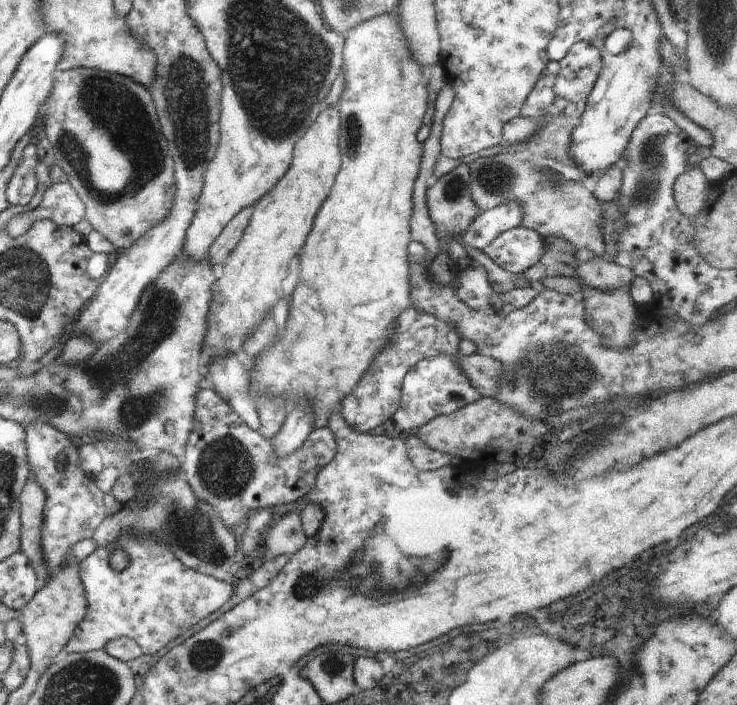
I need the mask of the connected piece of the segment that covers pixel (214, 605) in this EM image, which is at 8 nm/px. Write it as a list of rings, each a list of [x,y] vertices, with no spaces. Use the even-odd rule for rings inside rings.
[[[121,535],[112,545],[96,547],[92,554],[79,562],[79,575],[85,590],[87,611],[72,638],[63,648],[61,656],[103,649],[107,642],[120,637],[132,638],[143,650],[143,654],[155,653],[200,619],[214,611],[224,610],[223,604],[231,597],[234,585],[186,568],[159,539],[152,536],[140,538],[138,541],[130,535]],[[118,548],[126,551],[131,560],[128,569],[121,572],[114,570],[108,561],[110,554]]]

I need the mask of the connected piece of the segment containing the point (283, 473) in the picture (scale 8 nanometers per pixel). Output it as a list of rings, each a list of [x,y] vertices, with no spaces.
[[[205,386],[197,392],[193,427],[180,468],[193,493],[213,506],[232,532],[250,511],[306,499],[314,488],[319,470],[334,458],[336,451],[335,436],[329,427],[324,427],[314,429],[303,445],[289,457],[278,459],[271,439],[252,430],[214,388]]]

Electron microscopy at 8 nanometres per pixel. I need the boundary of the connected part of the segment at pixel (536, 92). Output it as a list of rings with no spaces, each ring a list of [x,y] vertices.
[[[548,61],[542,76],[536,81],[532,92],[522,103],[520,116],[537,120],[552,111],[552,104],[555,97],[553,84],[555,83],[560,65],[558,61]]]

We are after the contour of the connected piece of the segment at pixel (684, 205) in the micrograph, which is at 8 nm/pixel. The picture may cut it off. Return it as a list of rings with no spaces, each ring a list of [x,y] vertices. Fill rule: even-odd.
[[[690,166],[673,182],[673,197],[678,210],[690,221],[700,212],[710,186],[699,168]]]

